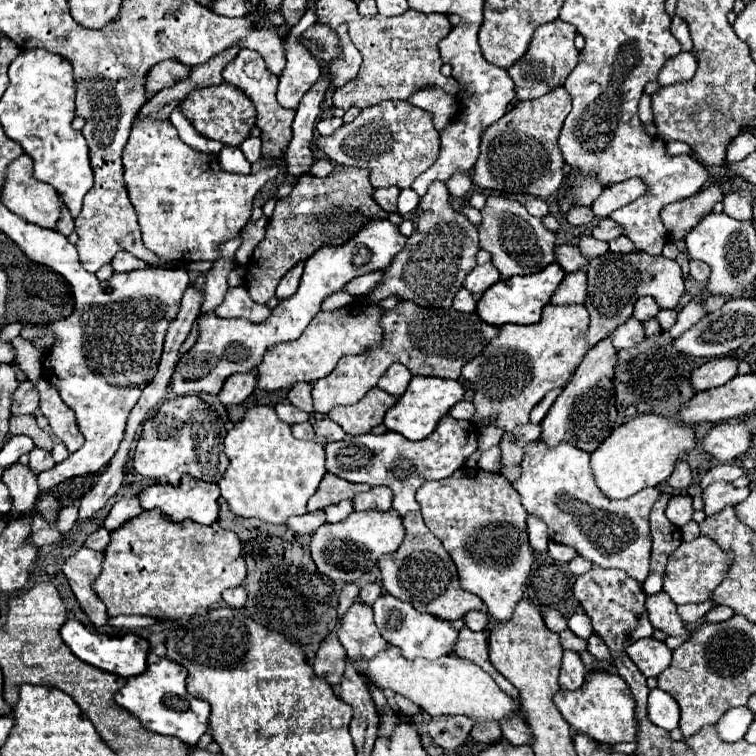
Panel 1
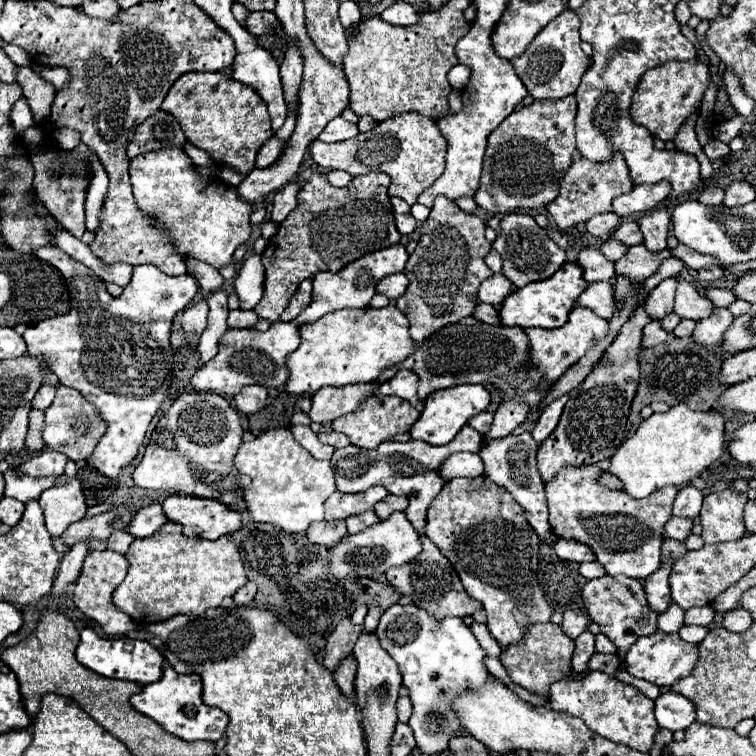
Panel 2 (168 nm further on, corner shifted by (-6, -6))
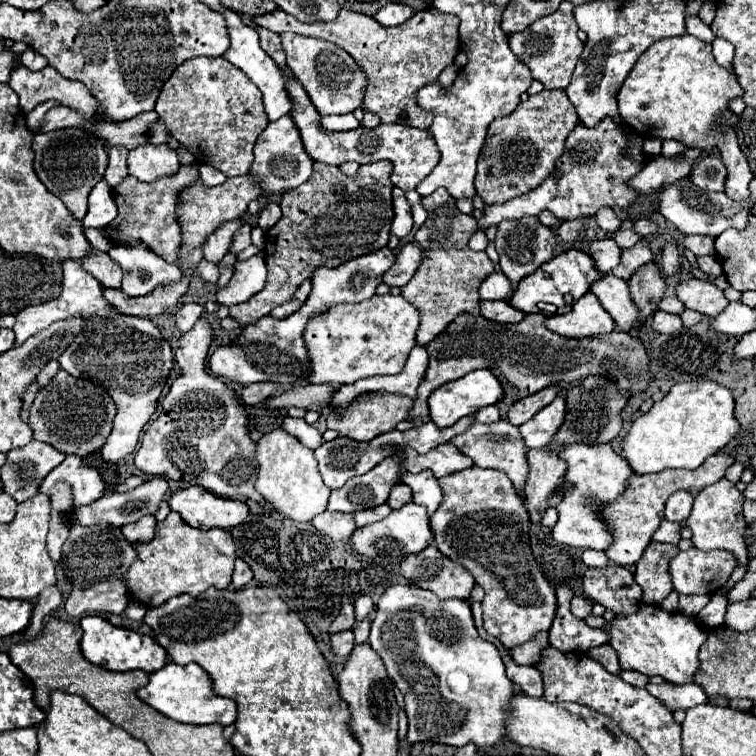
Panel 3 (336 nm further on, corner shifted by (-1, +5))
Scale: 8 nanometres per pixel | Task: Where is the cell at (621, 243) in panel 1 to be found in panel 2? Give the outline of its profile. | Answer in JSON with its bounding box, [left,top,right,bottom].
[616,244,672,284]

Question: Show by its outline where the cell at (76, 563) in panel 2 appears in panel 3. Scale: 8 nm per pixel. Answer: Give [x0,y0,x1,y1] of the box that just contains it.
[25,585,63,639]

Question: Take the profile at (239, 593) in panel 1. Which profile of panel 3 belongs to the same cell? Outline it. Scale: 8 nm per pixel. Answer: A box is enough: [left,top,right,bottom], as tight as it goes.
[231,559,253,589]

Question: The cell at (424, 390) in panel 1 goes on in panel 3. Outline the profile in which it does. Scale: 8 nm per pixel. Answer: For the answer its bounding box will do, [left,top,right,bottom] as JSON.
[429,369,503,427]

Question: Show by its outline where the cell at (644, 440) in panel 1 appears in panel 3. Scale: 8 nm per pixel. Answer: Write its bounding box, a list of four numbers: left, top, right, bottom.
[621,381,739,475]

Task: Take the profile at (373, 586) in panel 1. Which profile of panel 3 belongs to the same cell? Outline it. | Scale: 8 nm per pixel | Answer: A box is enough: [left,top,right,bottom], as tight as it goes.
[353,617,371,643]

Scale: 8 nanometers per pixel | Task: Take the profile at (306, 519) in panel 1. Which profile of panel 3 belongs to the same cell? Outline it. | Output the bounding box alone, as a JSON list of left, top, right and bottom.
[311,511,357,541]

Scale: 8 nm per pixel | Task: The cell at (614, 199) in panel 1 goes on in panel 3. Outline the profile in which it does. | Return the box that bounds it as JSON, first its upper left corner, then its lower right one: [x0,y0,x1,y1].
[629,149,701,195]

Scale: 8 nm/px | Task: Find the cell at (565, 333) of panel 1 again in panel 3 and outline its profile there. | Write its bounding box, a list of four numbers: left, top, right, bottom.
[545,293,615,339]

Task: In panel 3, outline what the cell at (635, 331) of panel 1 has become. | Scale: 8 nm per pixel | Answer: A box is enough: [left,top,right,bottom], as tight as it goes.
[651,311,683,333]

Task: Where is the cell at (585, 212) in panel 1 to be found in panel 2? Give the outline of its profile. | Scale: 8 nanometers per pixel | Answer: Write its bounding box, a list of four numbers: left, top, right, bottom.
[586,212,622,240]

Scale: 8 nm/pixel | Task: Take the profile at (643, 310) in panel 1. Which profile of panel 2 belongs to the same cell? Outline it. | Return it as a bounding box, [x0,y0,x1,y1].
[646,278,676,320]

